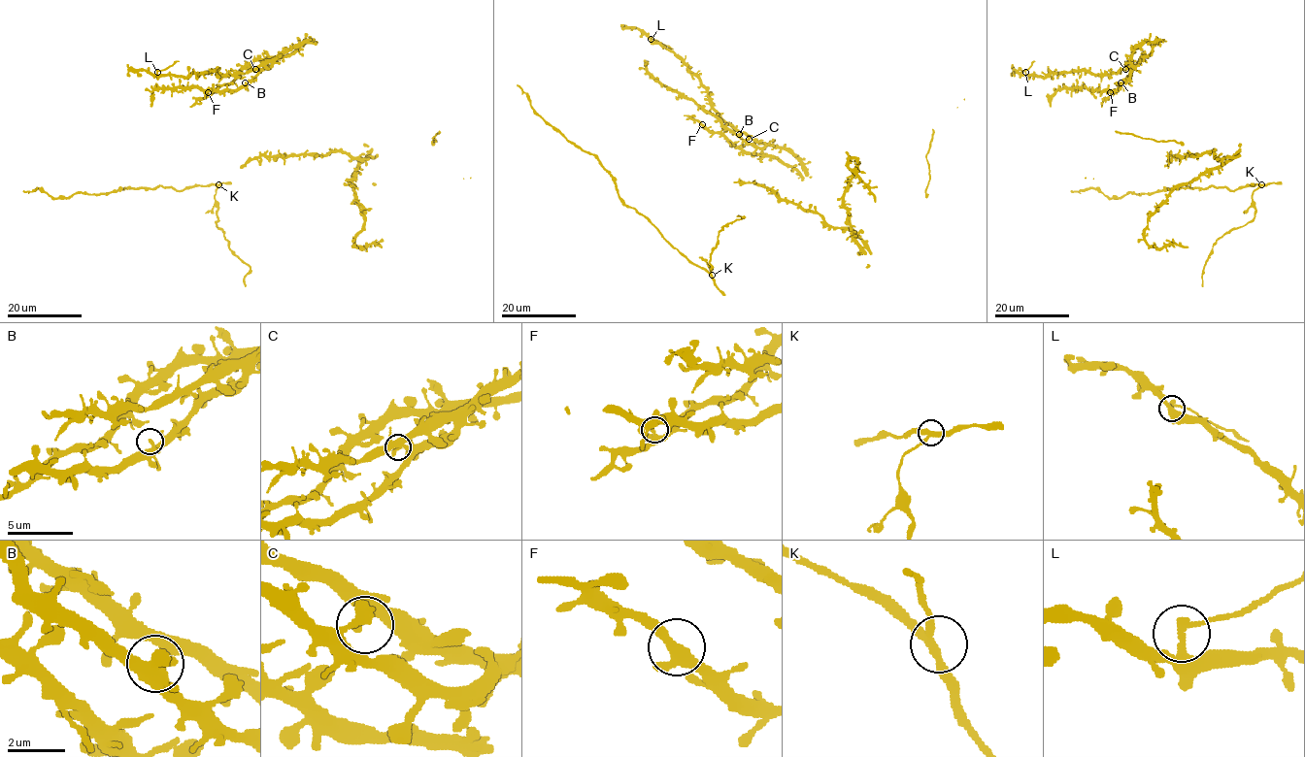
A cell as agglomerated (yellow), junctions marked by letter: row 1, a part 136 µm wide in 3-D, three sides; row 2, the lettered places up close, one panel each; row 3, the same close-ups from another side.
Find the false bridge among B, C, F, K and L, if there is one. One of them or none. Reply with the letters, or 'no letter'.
L

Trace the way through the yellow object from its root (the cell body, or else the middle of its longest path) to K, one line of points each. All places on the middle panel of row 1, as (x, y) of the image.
K: (721, 230), (711, 254), (711, 269), (708, 265), (712, 275)

